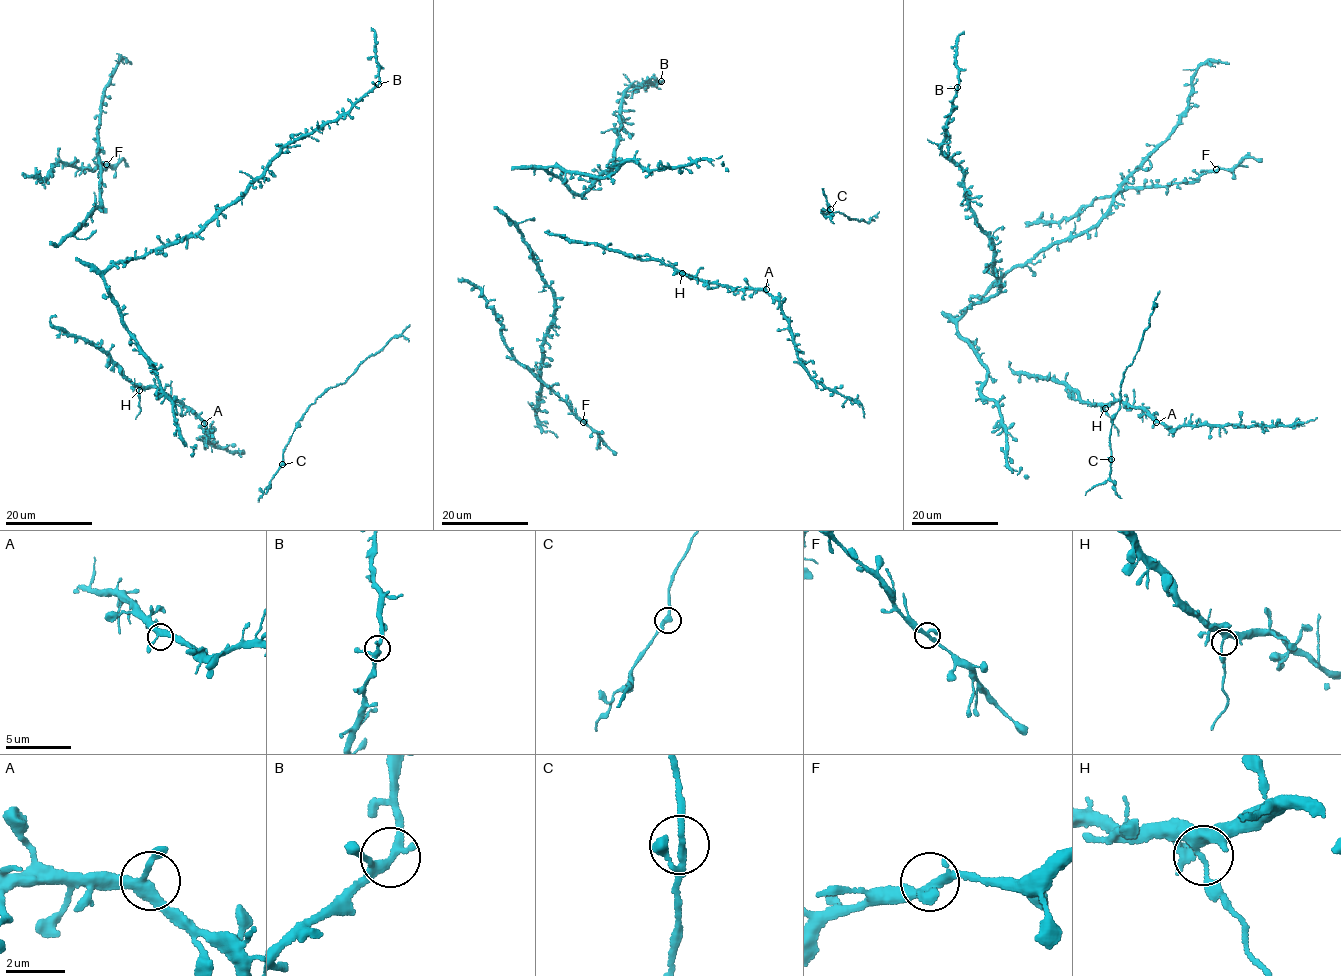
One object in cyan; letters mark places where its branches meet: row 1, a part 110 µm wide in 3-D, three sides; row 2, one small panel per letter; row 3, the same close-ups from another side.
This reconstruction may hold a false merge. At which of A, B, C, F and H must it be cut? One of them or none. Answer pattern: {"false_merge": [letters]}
{"false_merge": []}

